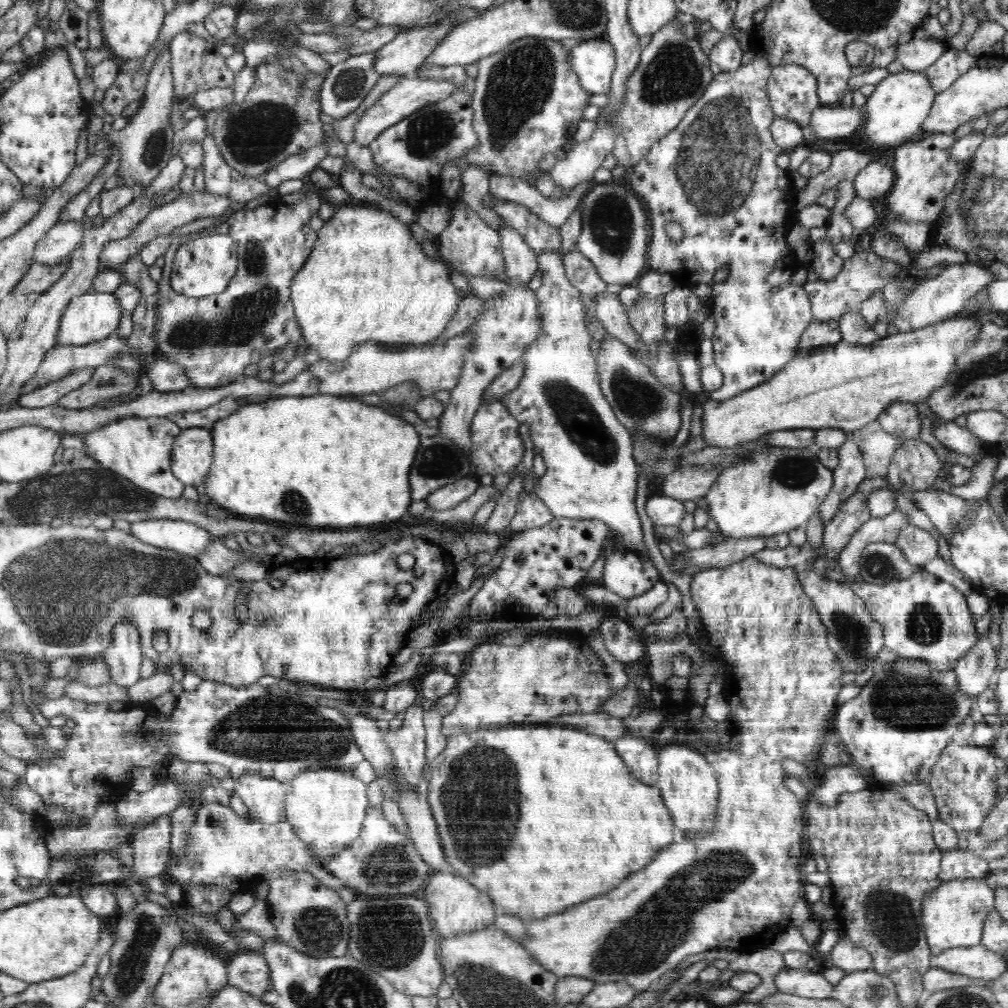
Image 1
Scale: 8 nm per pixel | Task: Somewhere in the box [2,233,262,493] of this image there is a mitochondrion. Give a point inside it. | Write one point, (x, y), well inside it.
(112, 380)

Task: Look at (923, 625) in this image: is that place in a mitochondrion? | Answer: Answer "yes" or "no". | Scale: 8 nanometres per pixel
yes

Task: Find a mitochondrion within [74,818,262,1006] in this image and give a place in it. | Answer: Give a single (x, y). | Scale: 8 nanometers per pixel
(131, 967)

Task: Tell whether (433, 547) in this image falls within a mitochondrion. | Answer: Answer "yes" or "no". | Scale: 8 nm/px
no

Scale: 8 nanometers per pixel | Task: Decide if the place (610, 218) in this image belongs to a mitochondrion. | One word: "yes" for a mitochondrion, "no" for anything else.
yes

